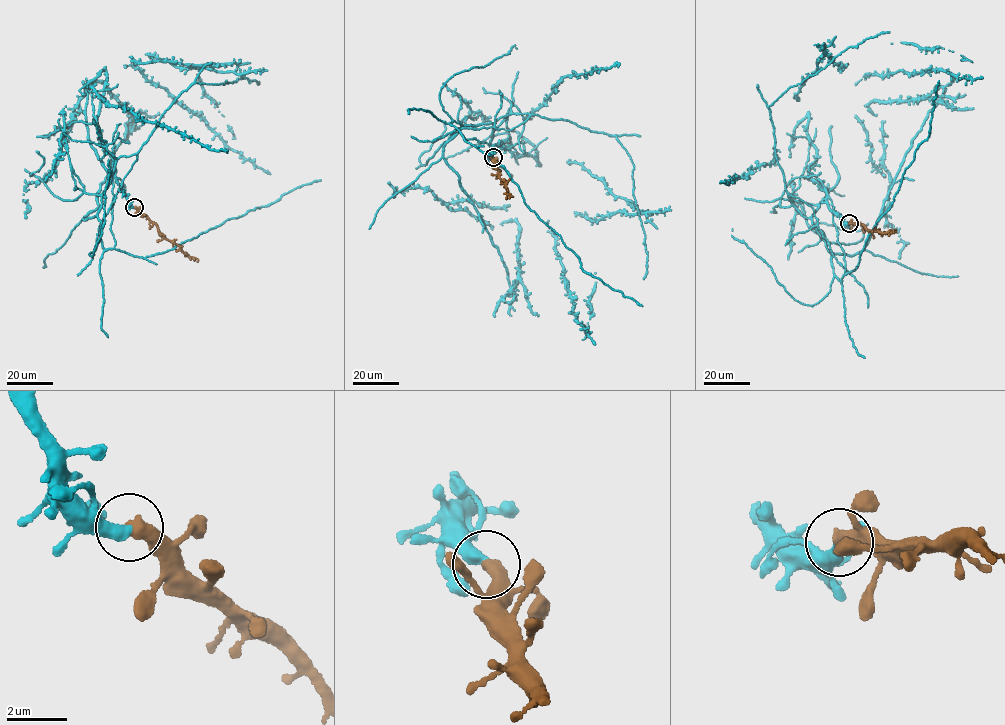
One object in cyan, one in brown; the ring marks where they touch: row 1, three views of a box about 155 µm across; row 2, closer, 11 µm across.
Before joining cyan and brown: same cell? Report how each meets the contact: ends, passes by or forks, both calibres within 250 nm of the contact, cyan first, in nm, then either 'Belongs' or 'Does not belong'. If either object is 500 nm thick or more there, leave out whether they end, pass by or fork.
At the ring cyan ends. At the ring brown ends. Thickness 440 nm (cyan) against 480 nm. Belongs

